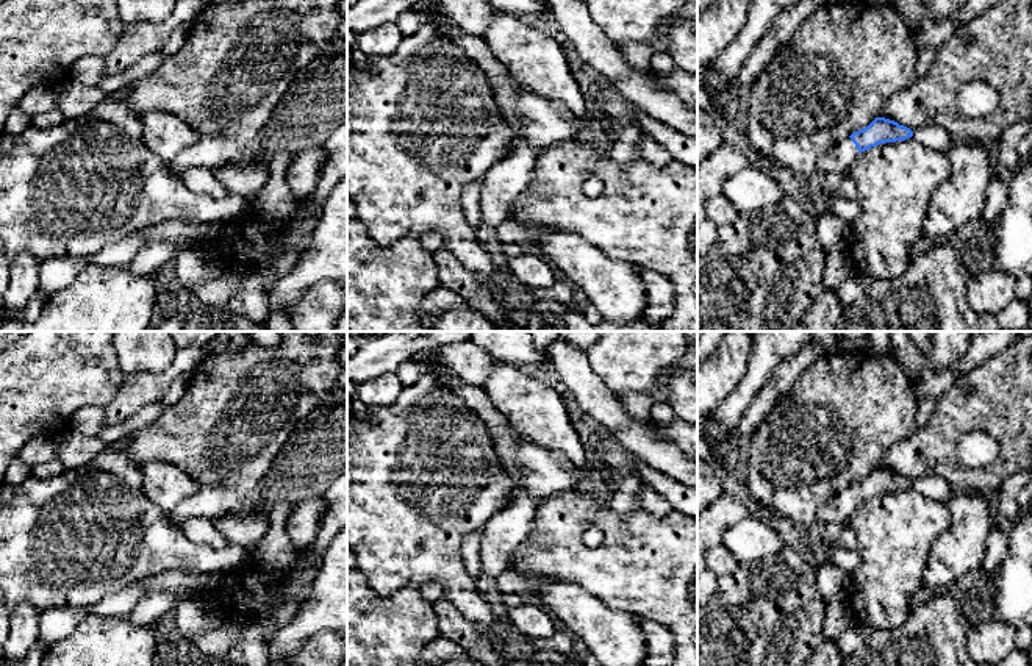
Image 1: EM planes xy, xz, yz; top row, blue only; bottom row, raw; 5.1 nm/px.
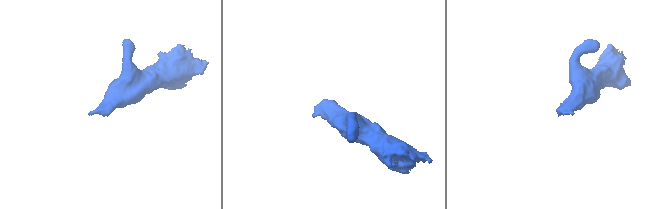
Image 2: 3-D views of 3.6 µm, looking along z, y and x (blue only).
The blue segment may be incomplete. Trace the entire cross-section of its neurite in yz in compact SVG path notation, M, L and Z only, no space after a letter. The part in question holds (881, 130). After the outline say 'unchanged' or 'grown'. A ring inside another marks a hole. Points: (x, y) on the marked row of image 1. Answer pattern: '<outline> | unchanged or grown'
M876 117L868 127L854 131L818 161L815 181L830 172L849 172L860 153L871 147L905 141L912 136L910 128L885 117Z | grown

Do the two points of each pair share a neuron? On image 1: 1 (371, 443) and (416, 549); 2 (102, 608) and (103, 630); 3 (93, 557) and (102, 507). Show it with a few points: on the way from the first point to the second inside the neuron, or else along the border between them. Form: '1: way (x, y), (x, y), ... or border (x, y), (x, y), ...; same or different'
1: way (377, 469), (404, 496), (405, 522); same
2: border (89, 613), (100, 616), (127, 615); different
3: way (93, 544), (94, 519); same

